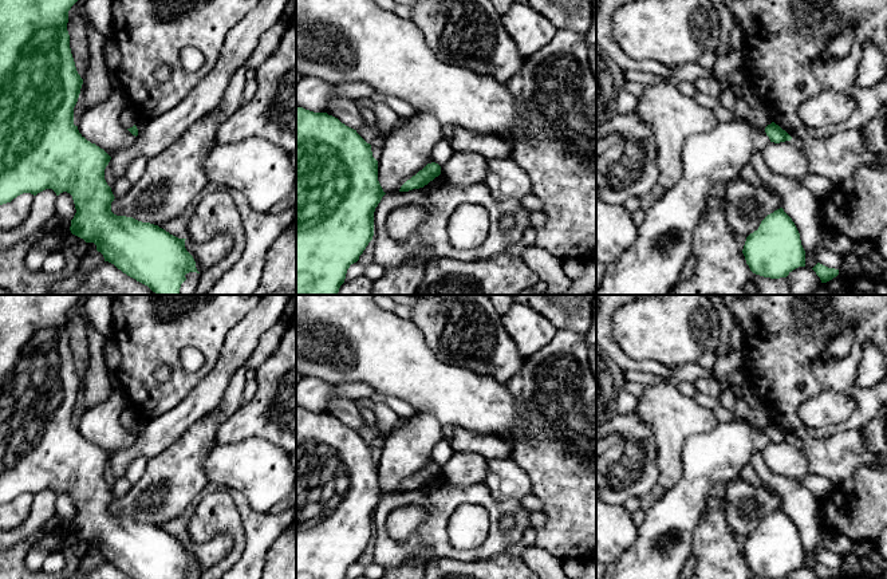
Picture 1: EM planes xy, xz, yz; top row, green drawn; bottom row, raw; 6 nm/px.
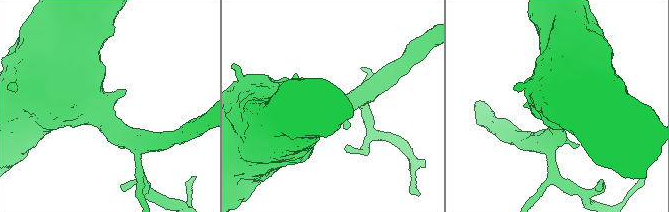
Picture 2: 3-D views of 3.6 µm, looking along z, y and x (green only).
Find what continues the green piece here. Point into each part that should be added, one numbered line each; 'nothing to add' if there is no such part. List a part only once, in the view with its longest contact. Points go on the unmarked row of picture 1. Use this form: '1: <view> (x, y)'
nothing to add

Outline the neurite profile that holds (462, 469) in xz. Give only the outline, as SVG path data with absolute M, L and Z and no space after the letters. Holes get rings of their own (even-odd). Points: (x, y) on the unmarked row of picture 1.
M453 453L452 458L441 466L441 476L456 487L469 487L485 480L488 458L474 453Z

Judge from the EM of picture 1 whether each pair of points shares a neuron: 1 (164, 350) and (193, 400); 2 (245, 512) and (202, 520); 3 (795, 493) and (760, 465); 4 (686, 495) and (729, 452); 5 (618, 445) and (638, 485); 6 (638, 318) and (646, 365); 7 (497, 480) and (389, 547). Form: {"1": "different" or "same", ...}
{"1": "different", "2": "different", "3": "same", "4": "same", "5": "same", "6": "different", "7": "different"}

